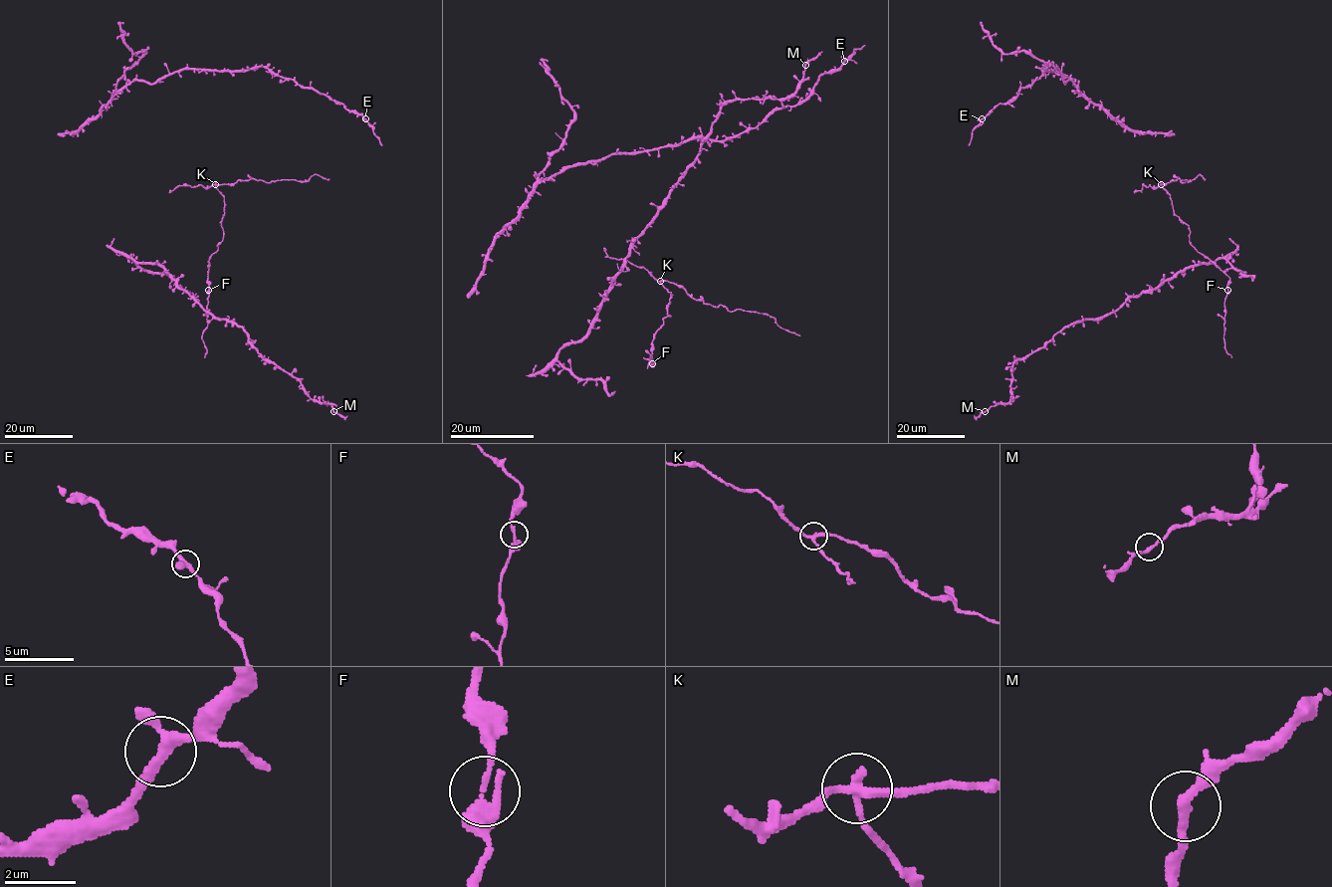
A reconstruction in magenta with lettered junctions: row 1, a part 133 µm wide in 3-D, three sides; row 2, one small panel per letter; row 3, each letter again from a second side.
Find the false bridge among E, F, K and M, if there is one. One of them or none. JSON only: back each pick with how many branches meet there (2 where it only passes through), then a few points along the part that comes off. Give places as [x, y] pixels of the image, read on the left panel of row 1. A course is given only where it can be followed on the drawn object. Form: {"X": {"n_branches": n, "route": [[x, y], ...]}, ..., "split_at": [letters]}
{"K": {"n_branches": 3, "route": [[215, 184], [252, 179], [270, 182], [307, 181], [315, 174], [329, 179]]}, "split_at": ["K"]}

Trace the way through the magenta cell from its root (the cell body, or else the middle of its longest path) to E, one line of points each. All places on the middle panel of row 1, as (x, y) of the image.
E: (473, 292), (492, 242), (541, 181), (611, 154), (693, 138), (726, 140), (799, 104), (821, 75), (844, 61)

